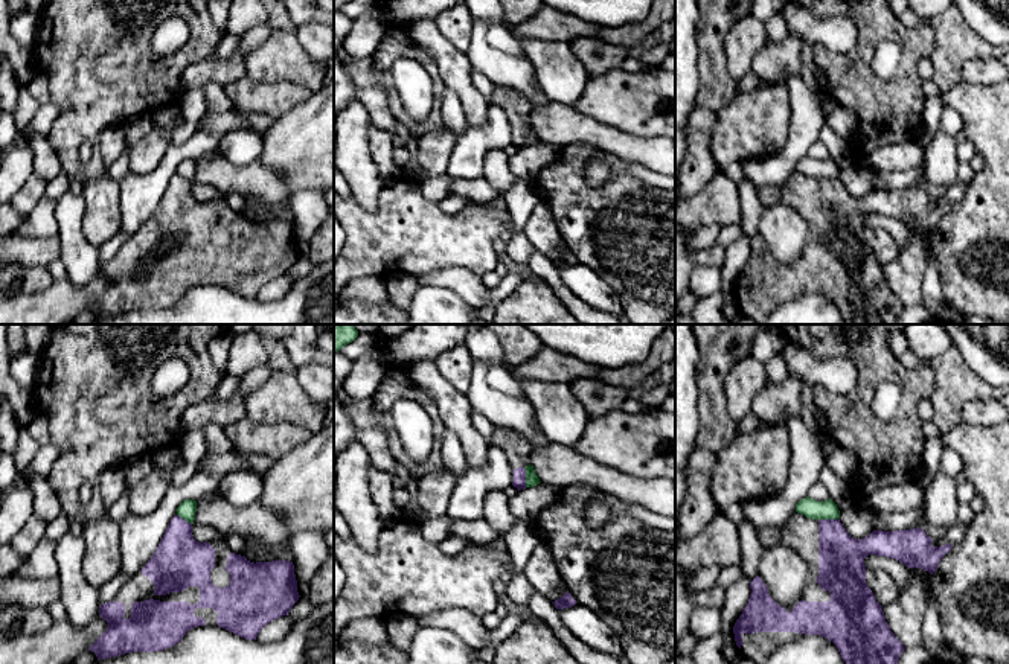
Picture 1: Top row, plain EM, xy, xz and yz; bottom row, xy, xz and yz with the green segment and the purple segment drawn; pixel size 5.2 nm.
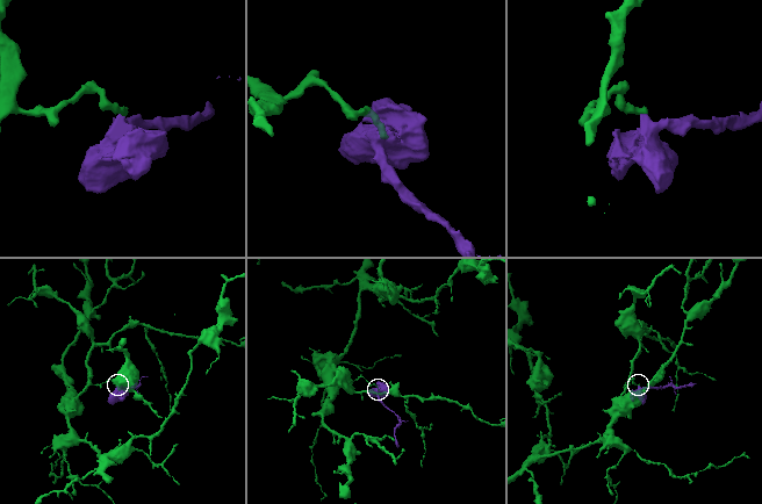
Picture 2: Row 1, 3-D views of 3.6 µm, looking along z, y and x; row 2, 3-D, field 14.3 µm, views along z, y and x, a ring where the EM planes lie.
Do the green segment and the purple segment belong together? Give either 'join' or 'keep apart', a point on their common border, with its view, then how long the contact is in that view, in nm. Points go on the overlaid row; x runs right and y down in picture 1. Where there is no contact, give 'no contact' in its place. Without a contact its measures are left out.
keep apart; meets green in xz at (526, 477); contact 110 nm long

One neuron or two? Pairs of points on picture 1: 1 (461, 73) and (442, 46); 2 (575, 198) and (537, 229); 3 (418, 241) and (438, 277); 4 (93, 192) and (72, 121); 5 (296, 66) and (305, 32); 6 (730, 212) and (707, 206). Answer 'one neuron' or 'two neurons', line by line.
1: one neuron
2: two neurons
3: two neurons
4: two neurons
5: two neurons
6: one neuron

